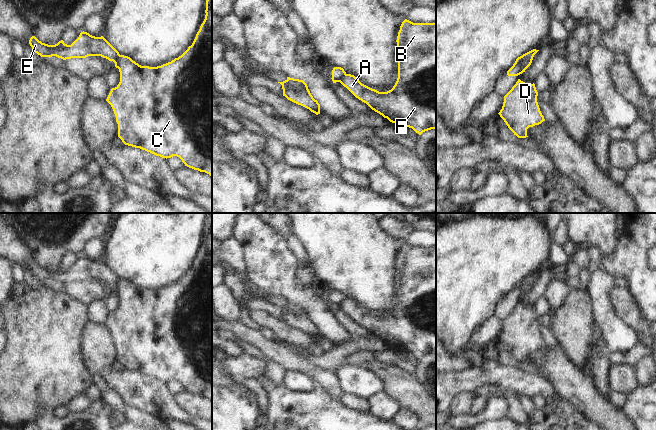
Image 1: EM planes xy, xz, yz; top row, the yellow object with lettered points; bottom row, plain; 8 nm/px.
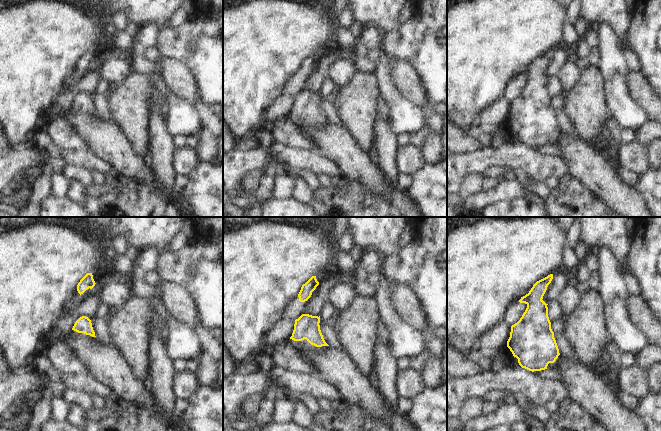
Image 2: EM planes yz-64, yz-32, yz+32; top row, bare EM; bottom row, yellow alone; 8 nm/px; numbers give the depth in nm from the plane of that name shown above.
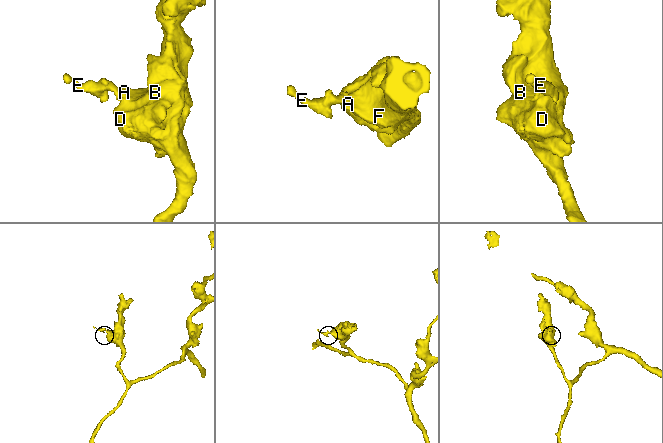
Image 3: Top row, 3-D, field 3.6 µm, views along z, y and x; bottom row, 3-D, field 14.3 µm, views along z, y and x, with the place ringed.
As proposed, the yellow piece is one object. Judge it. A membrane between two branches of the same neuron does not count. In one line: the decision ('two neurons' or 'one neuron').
two neurons

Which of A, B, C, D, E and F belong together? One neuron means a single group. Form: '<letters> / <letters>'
A B C D F / E

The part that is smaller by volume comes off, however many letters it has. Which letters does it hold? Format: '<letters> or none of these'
E

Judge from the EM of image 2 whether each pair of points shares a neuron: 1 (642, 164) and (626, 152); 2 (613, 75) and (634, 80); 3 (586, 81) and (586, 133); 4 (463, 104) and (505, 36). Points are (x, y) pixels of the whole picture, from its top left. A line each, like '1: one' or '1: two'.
1: one
2: two
3: one
4: one

